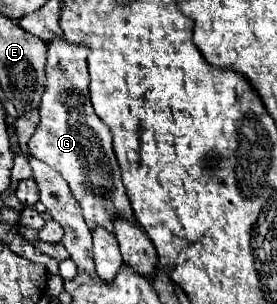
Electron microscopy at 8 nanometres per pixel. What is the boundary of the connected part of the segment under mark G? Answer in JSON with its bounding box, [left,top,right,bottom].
[29,37,135,233]

